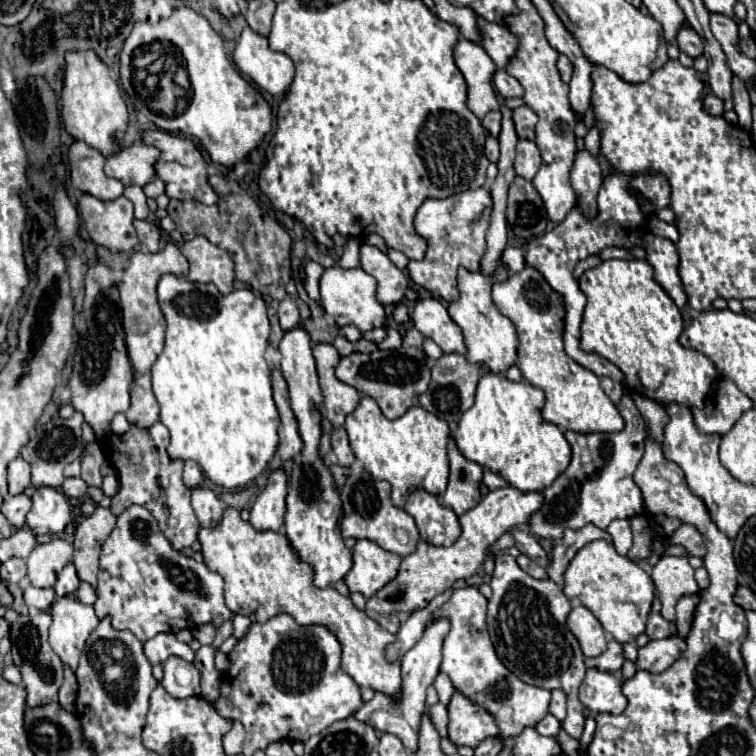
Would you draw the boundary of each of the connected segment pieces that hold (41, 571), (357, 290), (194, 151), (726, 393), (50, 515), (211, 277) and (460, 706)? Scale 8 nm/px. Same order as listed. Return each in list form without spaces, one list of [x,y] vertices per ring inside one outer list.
[[[65,539],[37,545],[27,557],[27,577],[33,587],[53,587],[57,573],[71,561],[73,547]]]
[[[333,265],[323,271],[319,279],[321,289],[321,305],[325,313],[335,317],[337,325],[355,325],[361,331],[371,331],[375,327],[383,327],[387,323],[387,315],[383,305],[375,297],[377,281],[365,273],[361,267],[355,269],[343,269],[339,265]]]
[[[149,129],[141,135],[141,141],[145,145],[153,145],[157,149],[161,149],[161,157],[157,161],[157,177],[163,179],[167,183],[167,195],[171,199],[195,199],[203,205],[215,205],[217,203],[217,193],[209,187],[207,183],[207,171],[205,171],[205,159],[201,155],[201,151],[189,141],[189,139],[181,139],[175,133],[165,133],[161,129]]]
[[[718,375],[711,388],[715,389],[712,389],[712,394],[707,394],[703,409],[693,409],[695,425],[701,433],[725,435],[741,413],[753,407],[753,403],[725,376]]]
[[[37,487],[31,493],[31,511],[27,513],[27,525],[33,533],[63,533],[71,521],[71,507],[67,497],[53,487]]]
[[[195,237],[183,245],[183,255],[189,261],[189,281],[215,283],[223,295],[233,291],[235,273],[227,251],[211,245],[205,237]]]
[[[459,691],[453,693],[447,711],[449,711],[449,739],[457,747],[467,745],[475,749],[483,739],[499,735],[495,719]]]

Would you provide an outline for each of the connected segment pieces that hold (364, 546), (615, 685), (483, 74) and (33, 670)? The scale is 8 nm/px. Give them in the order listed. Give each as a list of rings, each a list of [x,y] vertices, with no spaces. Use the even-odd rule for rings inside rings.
[[[359,539],[353,547],[353,567],[343,581],[351,593],[361,593],[369,599],[397,575],[399,563],[399,555],[381,549],[373,541]]]
[[[587,669],[587,675],[579,687],[579,701],[591,713],[623,713],[627,699],[621,693],[621,681],[607,671]]]
[[[461,37],[453,49],[453,55],[455,65],[461,69],[469,87],[469,109],[479,119],[483,119],[485,113],[499,109],[501,99],[493,87],[493,75],[497,71],[497,65],[491,61],[485,49],[481,45],[475,45],[475,41],[467,41],[465,37]]]
[[[47,611],[19,615],[19,619],[11,625],[11,655],[13,663],[19,667],[23,675],[23,687],[27,691],[29,707],[41,707],[51,701],[57,701],[57,691],[63,683],[63,663],[53,653],[47,641],[49,627],[51,627],[51,615]]]

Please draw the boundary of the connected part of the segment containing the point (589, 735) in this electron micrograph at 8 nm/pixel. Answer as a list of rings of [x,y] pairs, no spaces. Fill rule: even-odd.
[[[591,715],[585,719],[584,730],[579,740],[580,746],[583,750],[586,750],[590,742],[592,741],[595,729],[596,729],[595,719],[594,716]]]

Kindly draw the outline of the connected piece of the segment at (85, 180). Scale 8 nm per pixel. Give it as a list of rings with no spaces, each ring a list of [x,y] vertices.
[[[75,141],[69,149],[69,165],[71,165],[71,183],[83,193],[89,193],[101,201],[113,201],[123,195],[123,183],[117,179],[109,179],[103,173],[105,157],[85,145],[83,141]]]

